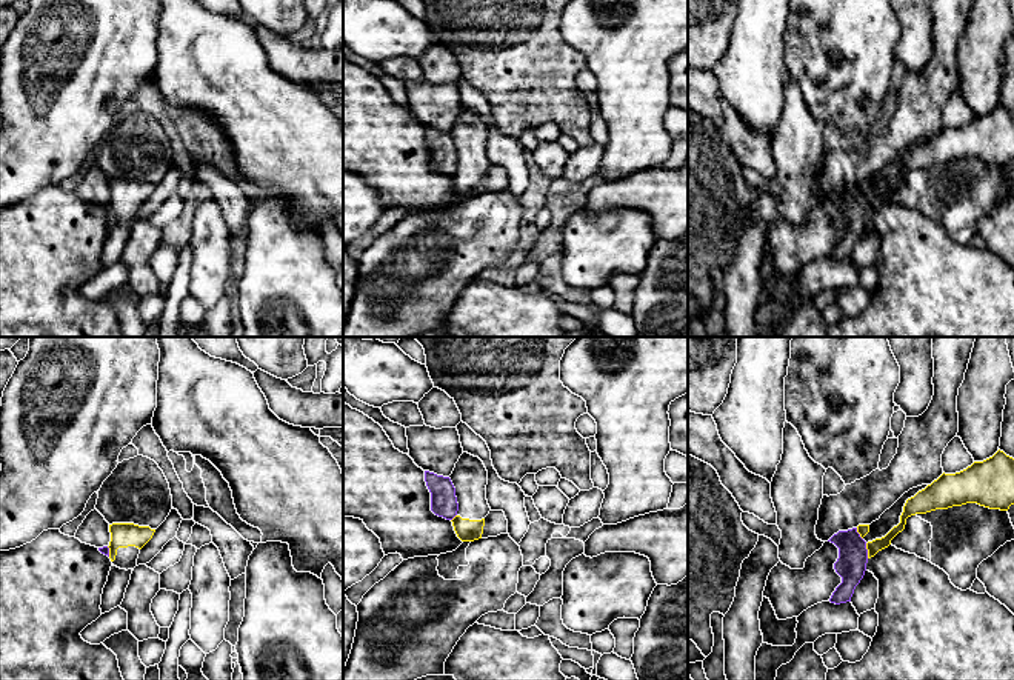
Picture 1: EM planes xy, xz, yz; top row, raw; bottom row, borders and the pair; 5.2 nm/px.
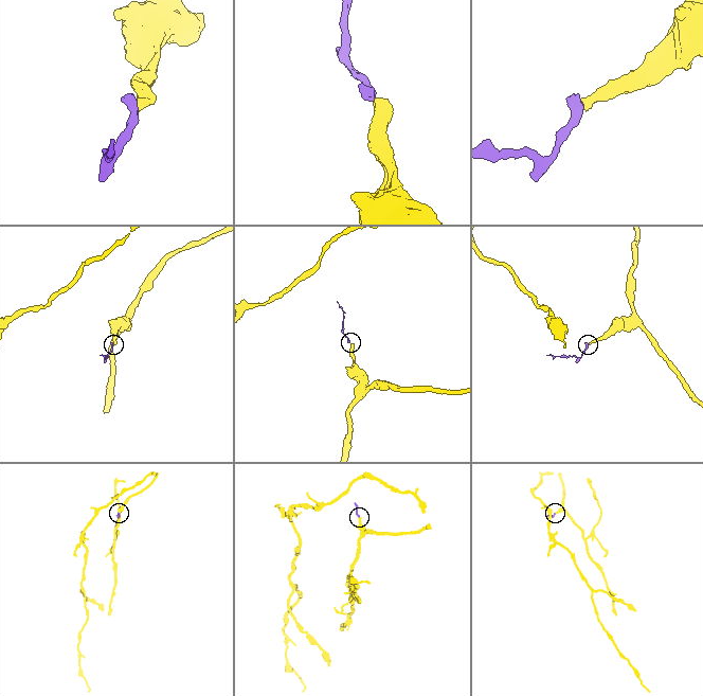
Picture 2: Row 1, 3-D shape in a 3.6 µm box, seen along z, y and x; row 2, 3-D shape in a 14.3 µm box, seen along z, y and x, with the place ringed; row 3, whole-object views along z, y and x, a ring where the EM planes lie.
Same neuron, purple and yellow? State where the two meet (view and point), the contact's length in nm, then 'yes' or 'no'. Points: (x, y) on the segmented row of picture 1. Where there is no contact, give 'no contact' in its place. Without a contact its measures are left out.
yz (867, 551) | 80 nm | no

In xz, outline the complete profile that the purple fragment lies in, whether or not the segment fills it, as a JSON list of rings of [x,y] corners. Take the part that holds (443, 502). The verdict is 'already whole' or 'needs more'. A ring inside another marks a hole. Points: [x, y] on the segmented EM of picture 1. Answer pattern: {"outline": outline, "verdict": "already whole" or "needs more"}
{"outline": [[[425,471],[425,482],[431,492],[431,511],[439,517],[452,520],[457,515],[459,503],[451,478]]], "verdict": "already whole"}

